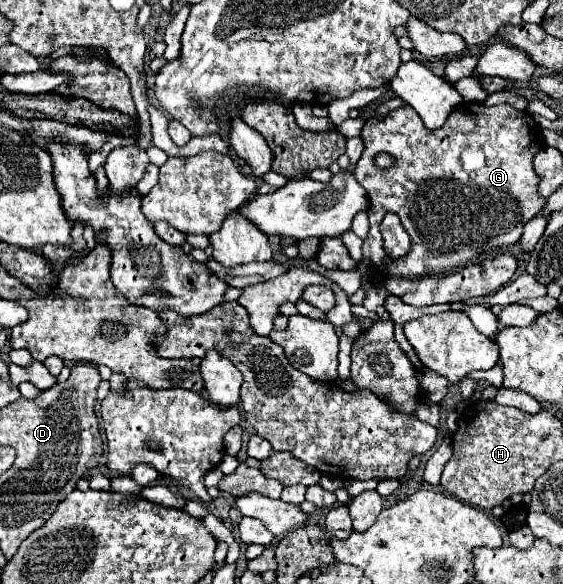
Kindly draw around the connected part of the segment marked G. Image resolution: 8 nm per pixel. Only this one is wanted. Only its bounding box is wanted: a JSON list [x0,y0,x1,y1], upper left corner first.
[354,103,544,277]

